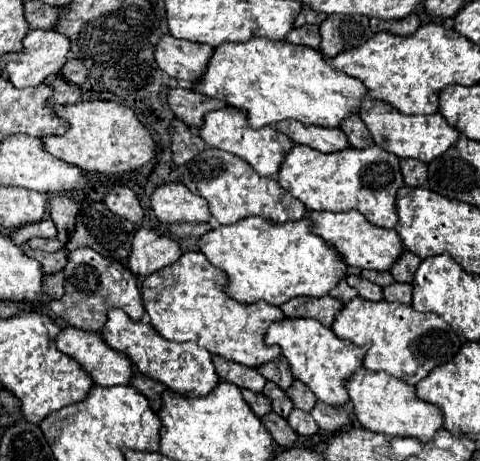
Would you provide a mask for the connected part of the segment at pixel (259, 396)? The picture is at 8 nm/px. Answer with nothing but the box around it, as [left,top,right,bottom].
[243,389,271,417]

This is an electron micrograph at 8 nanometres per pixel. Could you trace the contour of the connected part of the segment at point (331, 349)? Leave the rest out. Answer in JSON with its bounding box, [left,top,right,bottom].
[265,319,365,407]

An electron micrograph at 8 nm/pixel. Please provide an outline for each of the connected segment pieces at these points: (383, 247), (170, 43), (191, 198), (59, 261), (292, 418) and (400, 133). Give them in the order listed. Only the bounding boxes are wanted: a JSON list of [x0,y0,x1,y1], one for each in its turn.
[[309,211,405,271],[155,35,215,85],[151,183,209,225],[21,245,69,273],[287,409,319,435],[359,97,459,163]]

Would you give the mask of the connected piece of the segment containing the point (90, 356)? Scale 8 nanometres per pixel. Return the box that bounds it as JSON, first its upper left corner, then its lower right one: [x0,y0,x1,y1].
[55,327,133,387]

